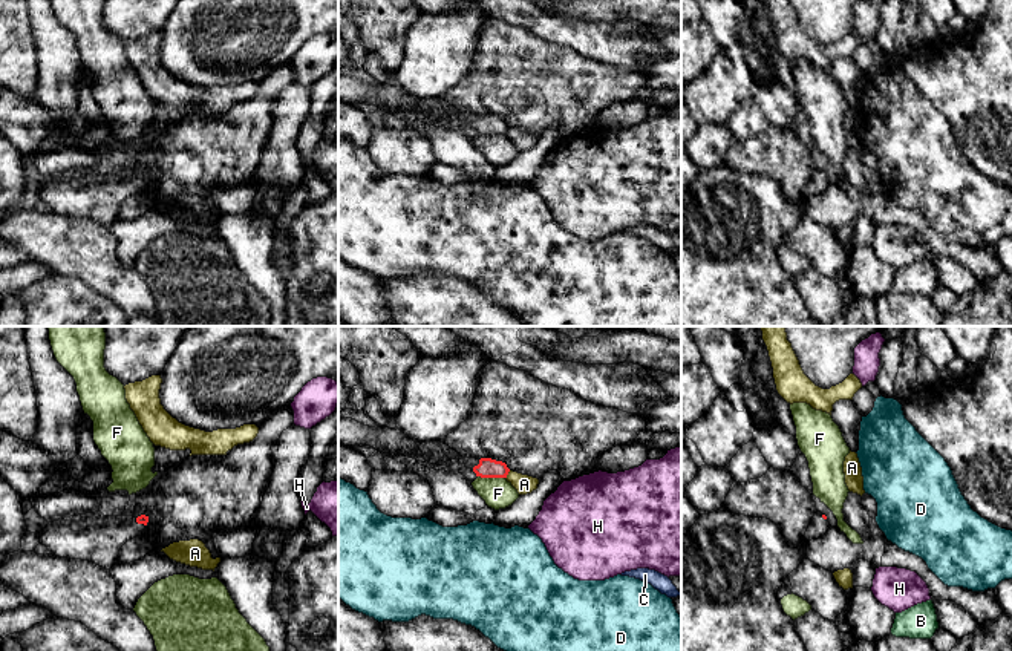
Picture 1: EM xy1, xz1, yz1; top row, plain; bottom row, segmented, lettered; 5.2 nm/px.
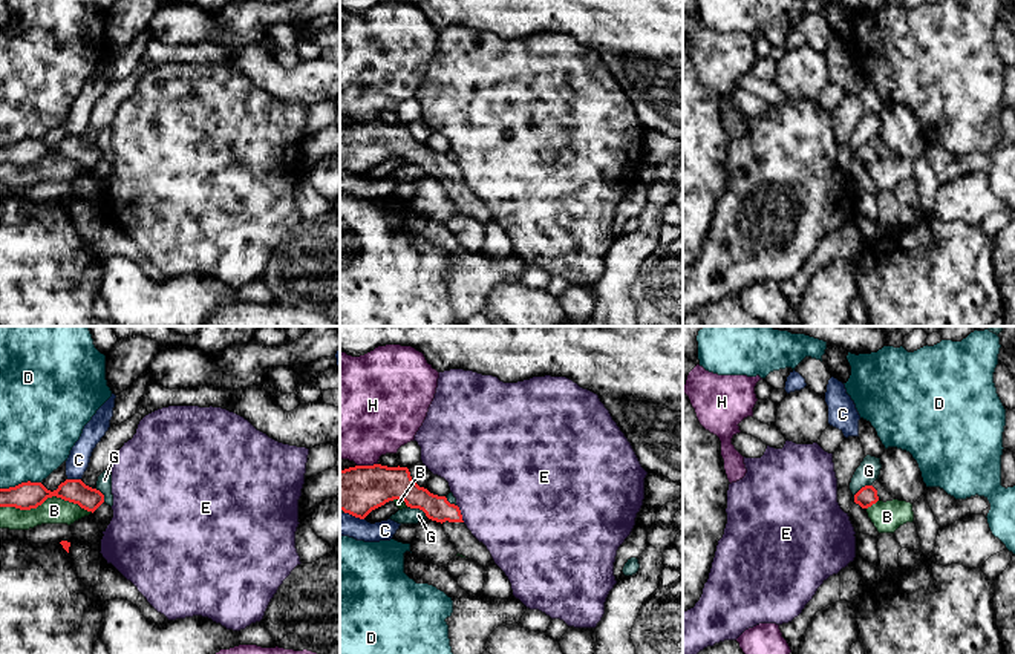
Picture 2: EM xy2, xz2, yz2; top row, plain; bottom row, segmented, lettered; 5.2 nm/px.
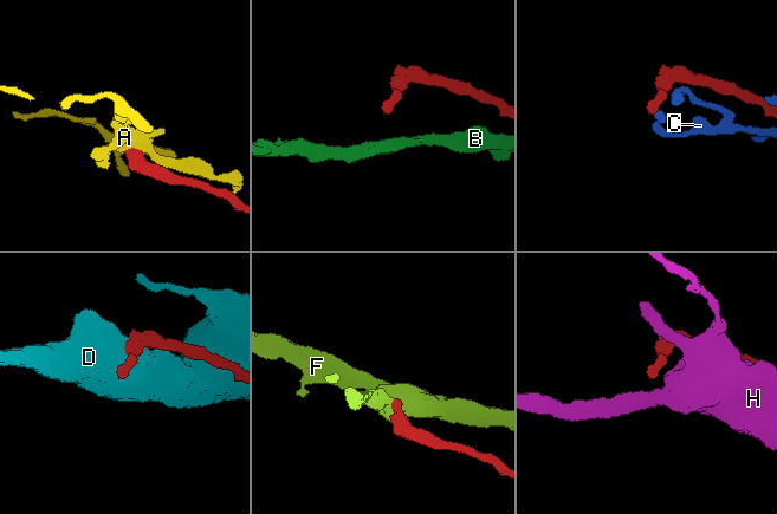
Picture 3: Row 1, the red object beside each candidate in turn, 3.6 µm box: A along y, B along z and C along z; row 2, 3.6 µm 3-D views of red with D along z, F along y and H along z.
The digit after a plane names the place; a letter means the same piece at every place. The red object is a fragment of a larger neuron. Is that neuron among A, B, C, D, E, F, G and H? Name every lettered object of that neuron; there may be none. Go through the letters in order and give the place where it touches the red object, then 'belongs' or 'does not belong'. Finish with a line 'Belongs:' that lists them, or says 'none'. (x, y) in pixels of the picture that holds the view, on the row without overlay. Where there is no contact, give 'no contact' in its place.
A: meets red in xz1 at (507, 130); does not belong
B: meets red in xy2 at (46, 155); does not belong
C: meets red in xy2 at (74, 137); does not belong
D: meets red in xy2 at (22, 140); does not belong
E: meets red in xz2 at (460, 170); does not belong
F: meets red in xz1 at (492, 134); does not belong
G: meets red in xz2 at (418, 164); does not belong
H: meets red in xz2 at (366, 123); does not belong
Belongs: none

